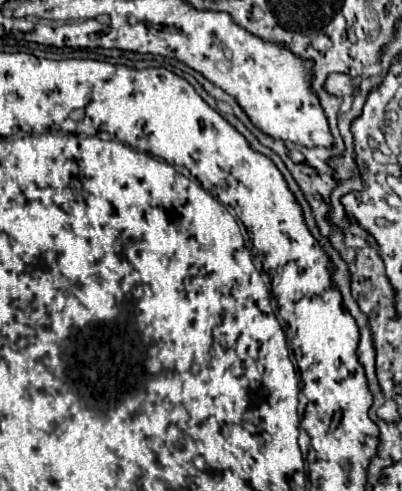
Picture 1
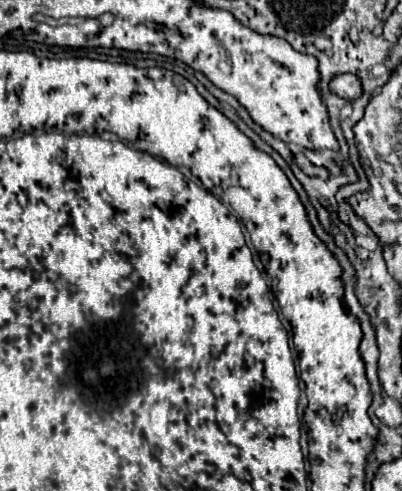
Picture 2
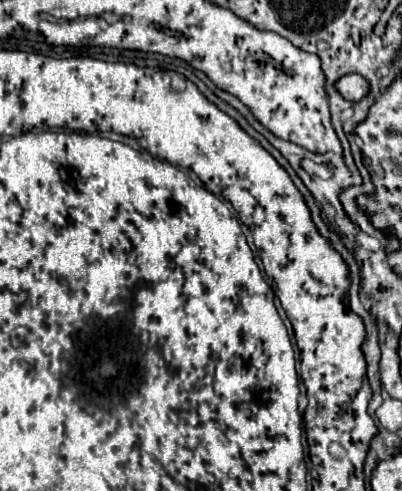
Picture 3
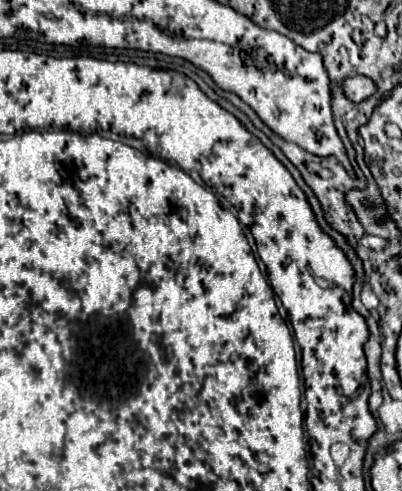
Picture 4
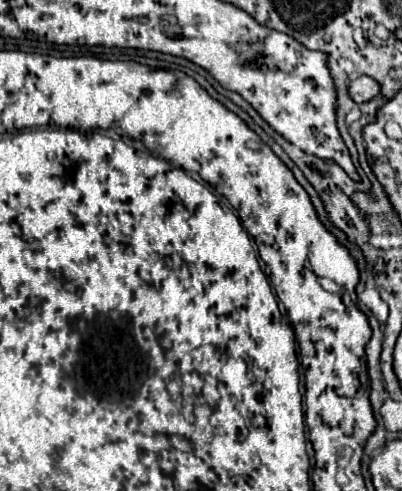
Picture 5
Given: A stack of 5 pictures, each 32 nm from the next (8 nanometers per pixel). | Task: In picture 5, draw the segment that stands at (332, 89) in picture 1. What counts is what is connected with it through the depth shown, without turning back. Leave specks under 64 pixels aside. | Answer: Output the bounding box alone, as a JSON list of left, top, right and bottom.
[348,76,380,104]

